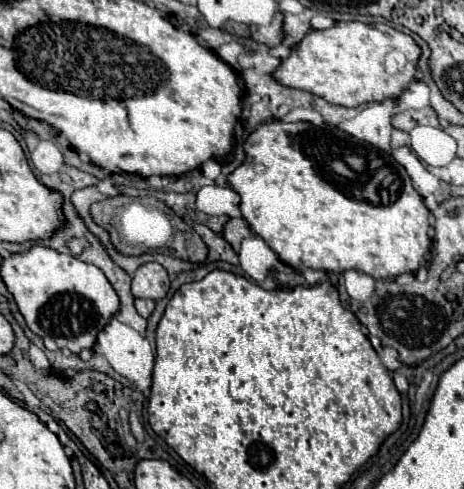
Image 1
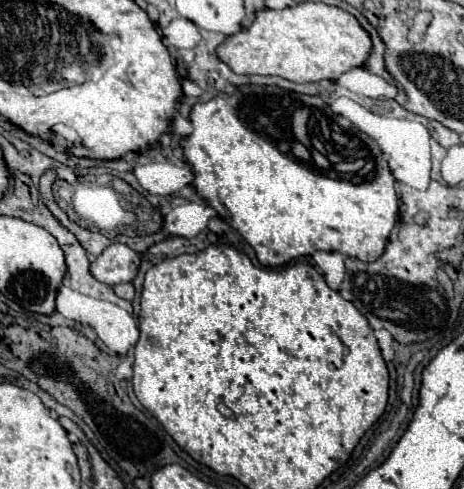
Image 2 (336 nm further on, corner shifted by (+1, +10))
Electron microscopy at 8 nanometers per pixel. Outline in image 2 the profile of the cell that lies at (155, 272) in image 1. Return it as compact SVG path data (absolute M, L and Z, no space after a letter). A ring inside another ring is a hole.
M111 243L101 255L91 261L91 273L97 281L107 285L129 283L137 277L141 257L121 243Z

